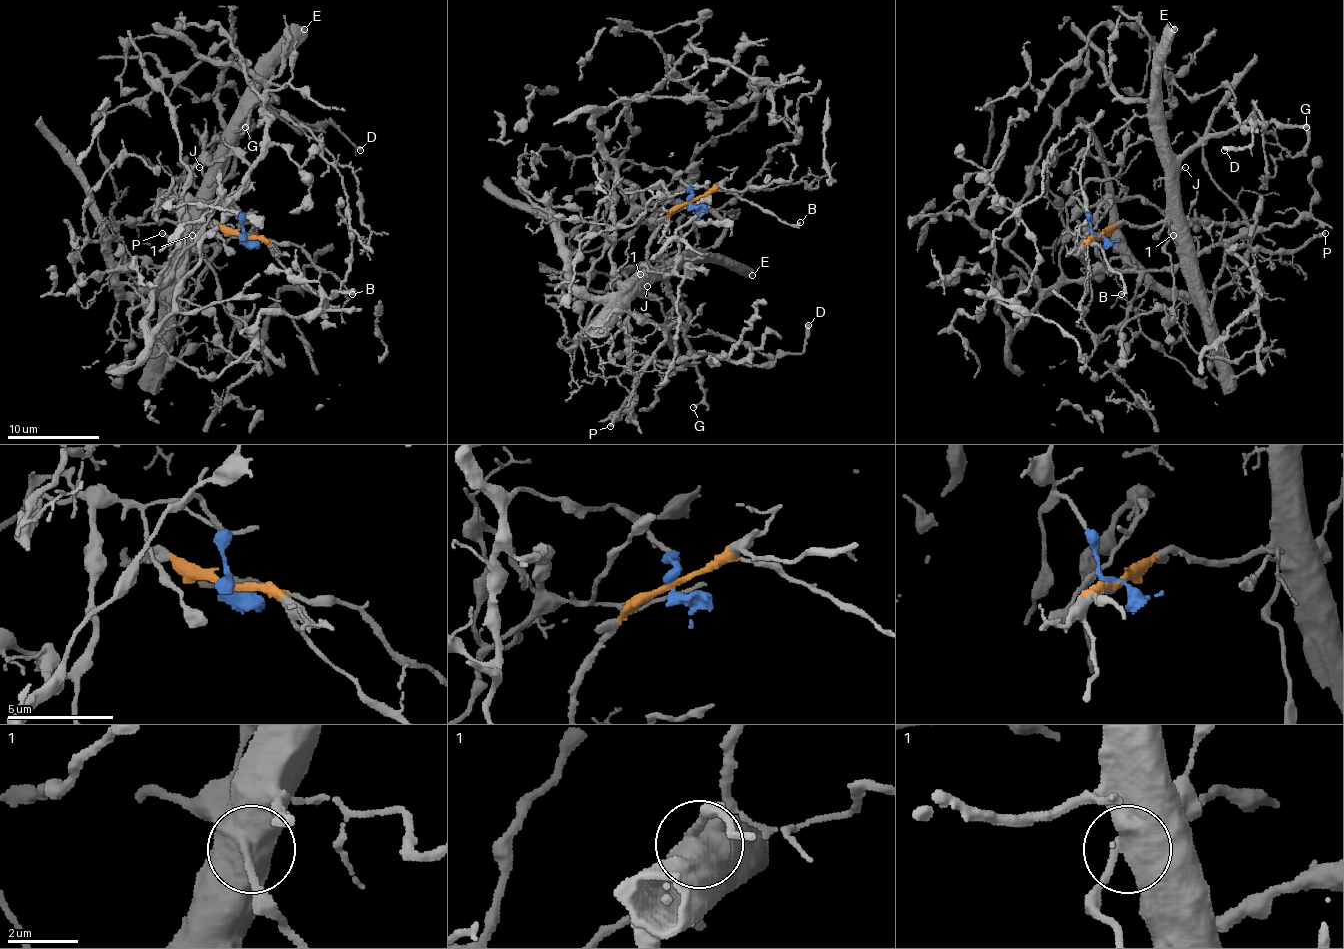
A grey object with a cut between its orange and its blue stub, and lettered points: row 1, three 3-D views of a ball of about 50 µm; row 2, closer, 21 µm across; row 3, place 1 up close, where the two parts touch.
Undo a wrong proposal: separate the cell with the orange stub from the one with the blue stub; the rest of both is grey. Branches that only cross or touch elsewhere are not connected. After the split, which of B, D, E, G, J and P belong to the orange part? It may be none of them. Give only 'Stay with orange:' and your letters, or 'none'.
Stay with orange: B, D, E, G, J, P

